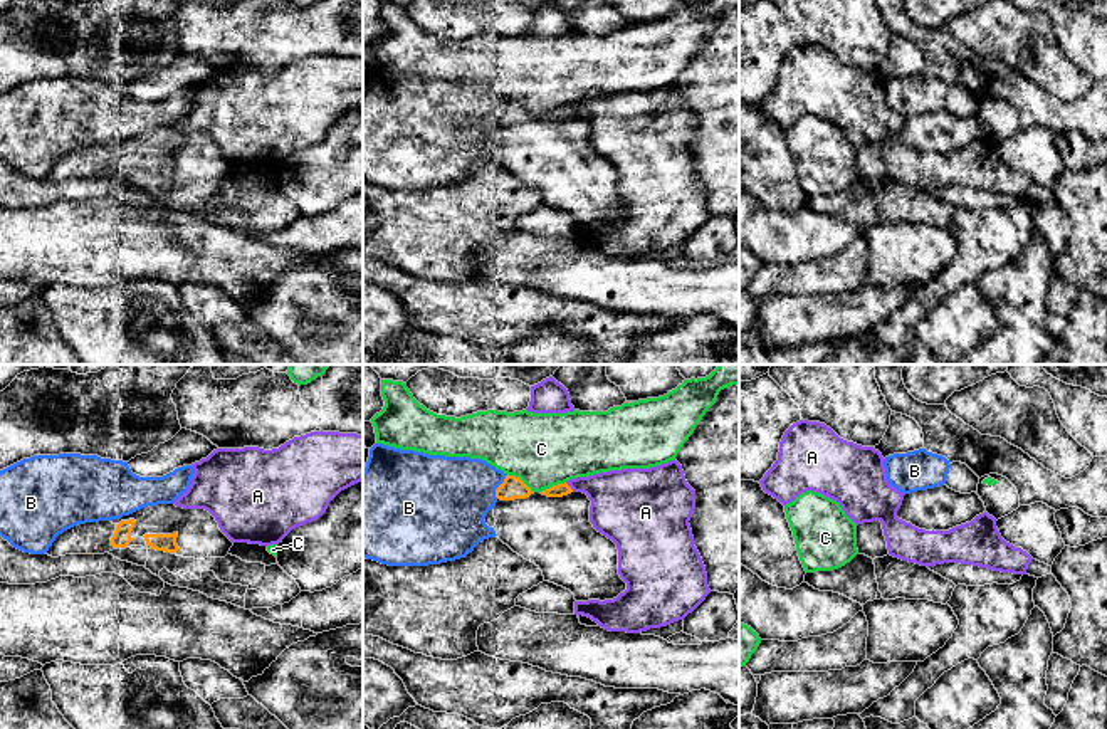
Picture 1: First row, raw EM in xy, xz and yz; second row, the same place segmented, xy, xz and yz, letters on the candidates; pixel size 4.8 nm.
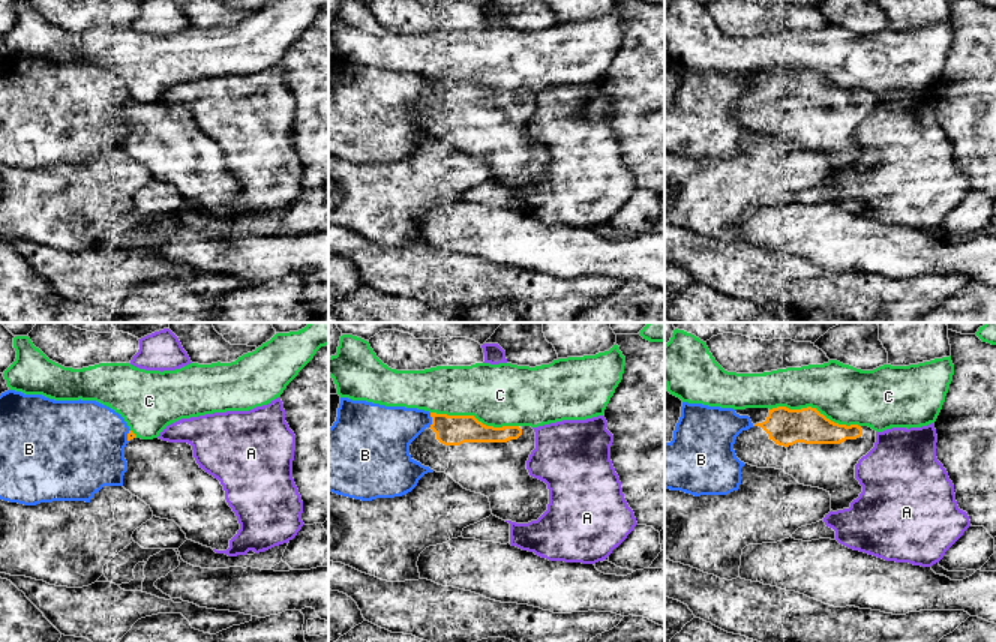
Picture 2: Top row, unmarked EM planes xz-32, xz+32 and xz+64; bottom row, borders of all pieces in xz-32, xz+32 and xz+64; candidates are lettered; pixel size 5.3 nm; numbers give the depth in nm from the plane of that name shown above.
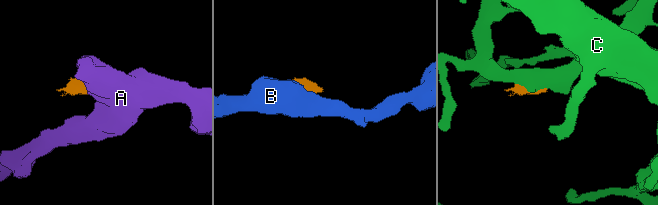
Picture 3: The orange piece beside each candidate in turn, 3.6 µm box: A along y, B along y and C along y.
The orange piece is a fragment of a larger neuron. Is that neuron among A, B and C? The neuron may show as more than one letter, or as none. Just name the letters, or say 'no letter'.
no letter

